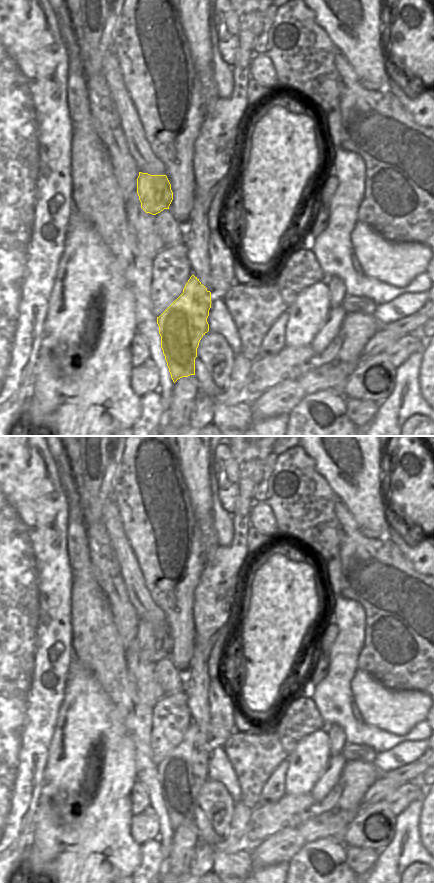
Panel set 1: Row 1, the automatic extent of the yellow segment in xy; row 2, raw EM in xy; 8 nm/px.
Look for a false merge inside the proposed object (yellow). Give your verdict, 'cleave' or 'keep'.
cleave

